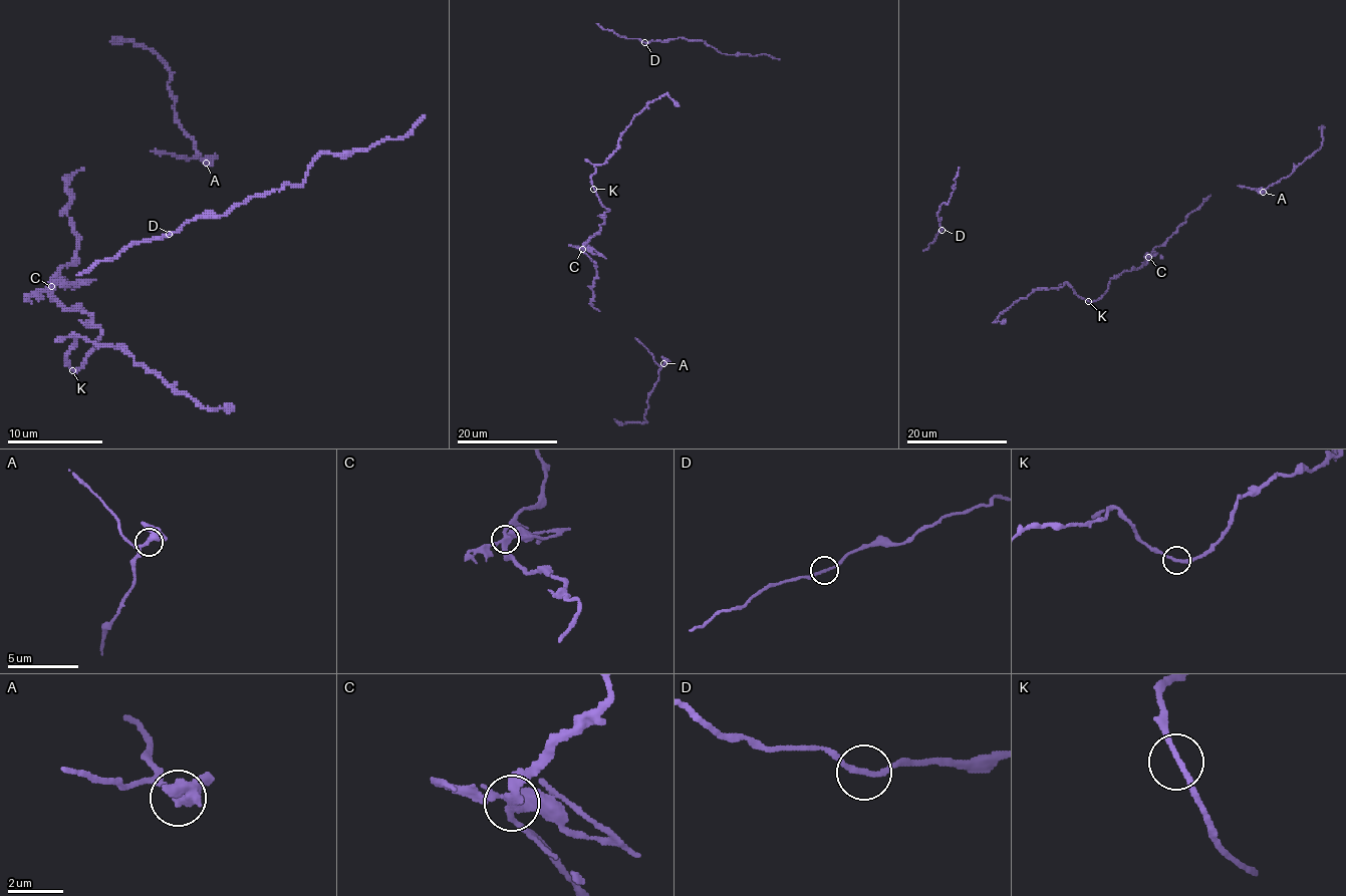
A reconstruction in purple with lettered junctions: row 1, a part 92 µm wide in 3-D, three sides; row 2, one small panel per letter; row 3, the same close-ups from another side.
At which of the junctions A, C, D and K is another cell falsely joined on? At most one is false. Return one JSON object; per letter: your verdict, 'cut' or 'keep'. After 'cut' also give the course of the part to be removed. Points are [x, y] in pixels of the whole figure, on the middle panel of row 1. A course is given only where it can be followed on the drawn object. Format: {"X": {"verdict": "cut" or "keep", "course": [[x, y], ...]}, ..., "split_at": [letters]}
{"A": {"verdict": "keep"}, "C": {"verdict": "cut", "course": [[582, 248], [606, 258]]}, "D": {"verdict": "keep"}, "K": {"verdict": "keep"}, "split_at": ["C"]}

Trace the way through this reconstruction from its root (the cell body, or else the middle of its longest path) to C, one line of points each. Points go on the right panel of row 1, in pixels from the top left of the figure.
C: (1088, 301), (1100, 297), (1112, 277), (1122, 271), (1140, 269), (1147, 257)

